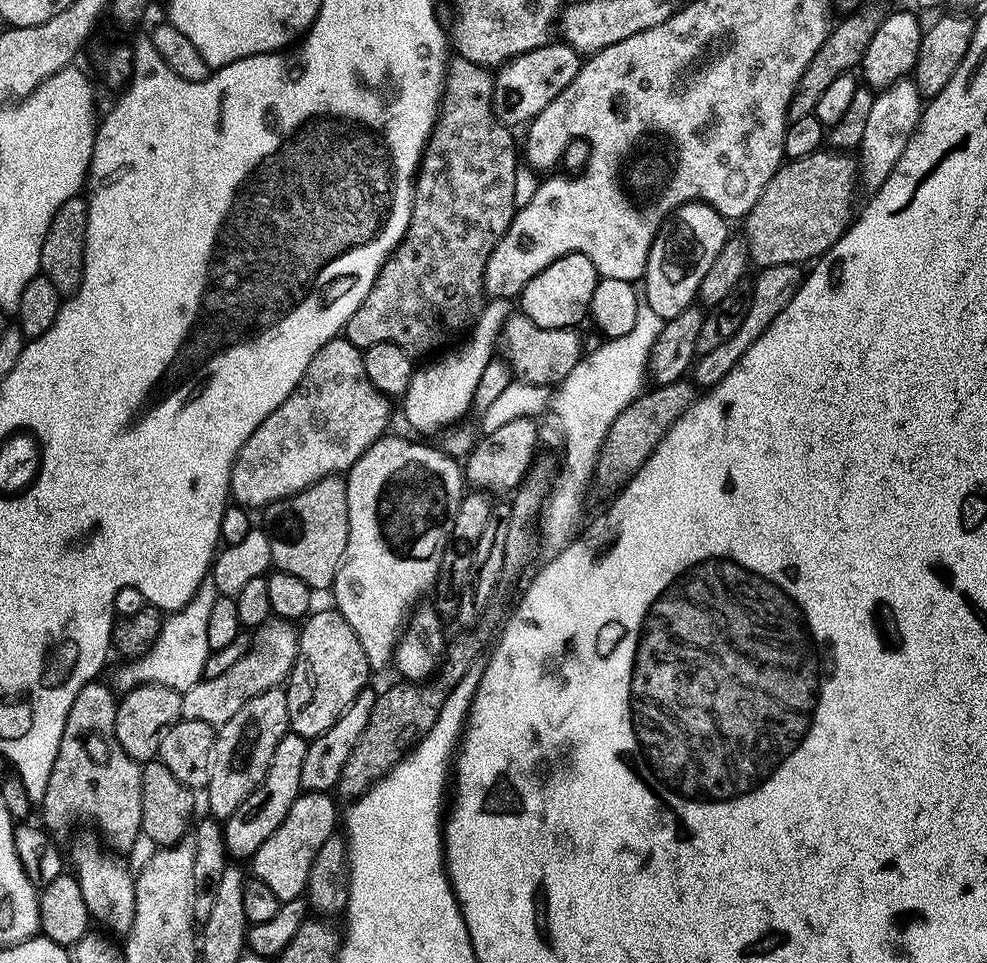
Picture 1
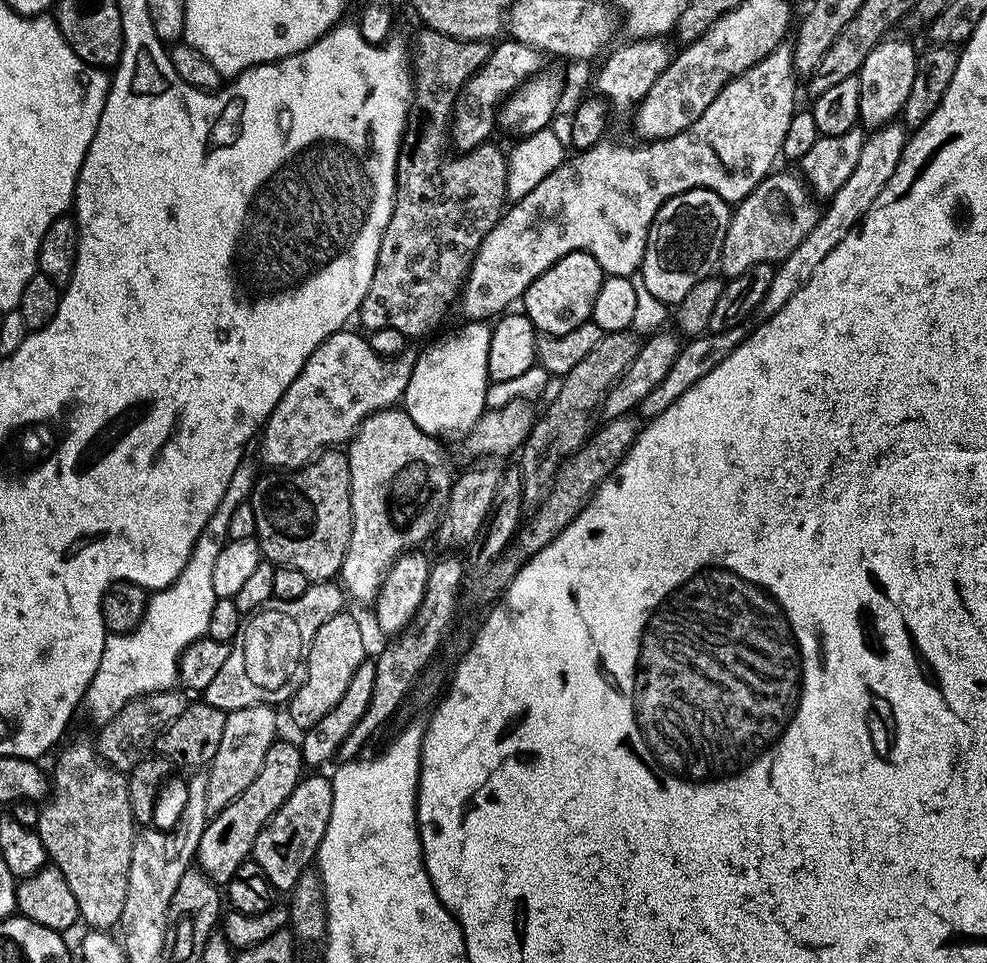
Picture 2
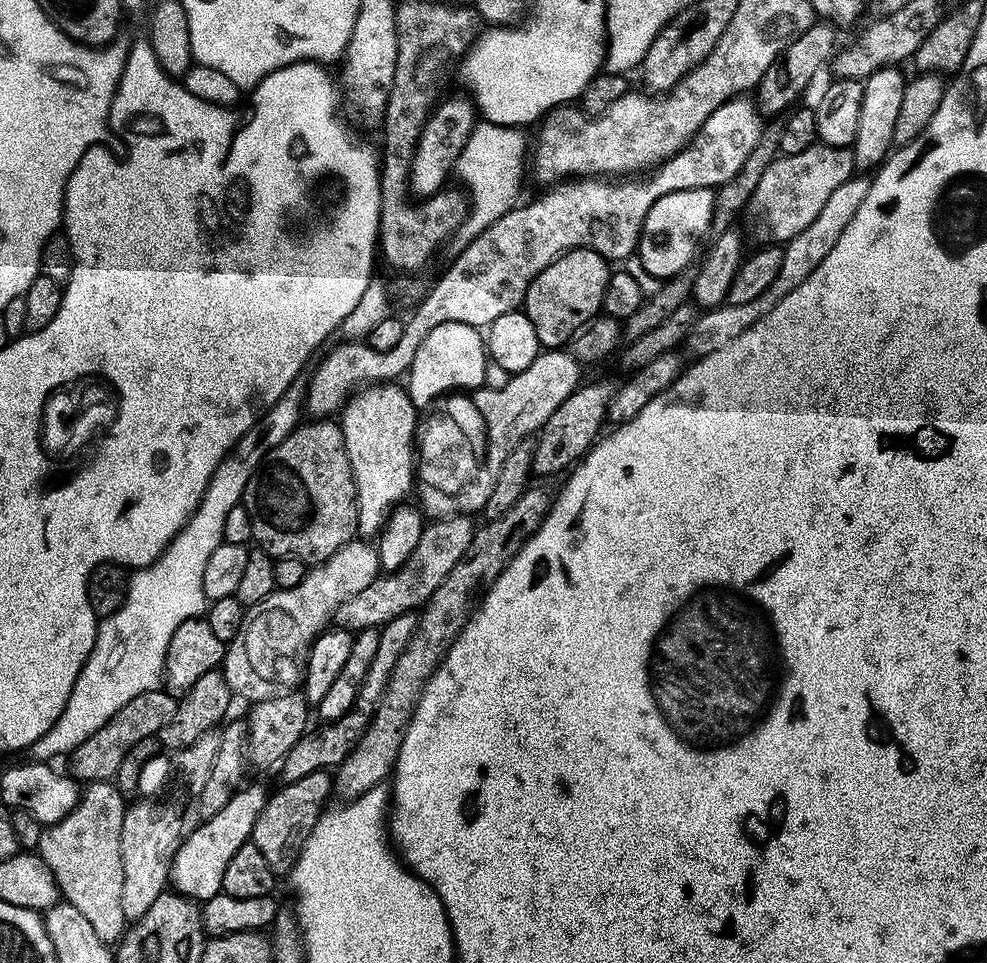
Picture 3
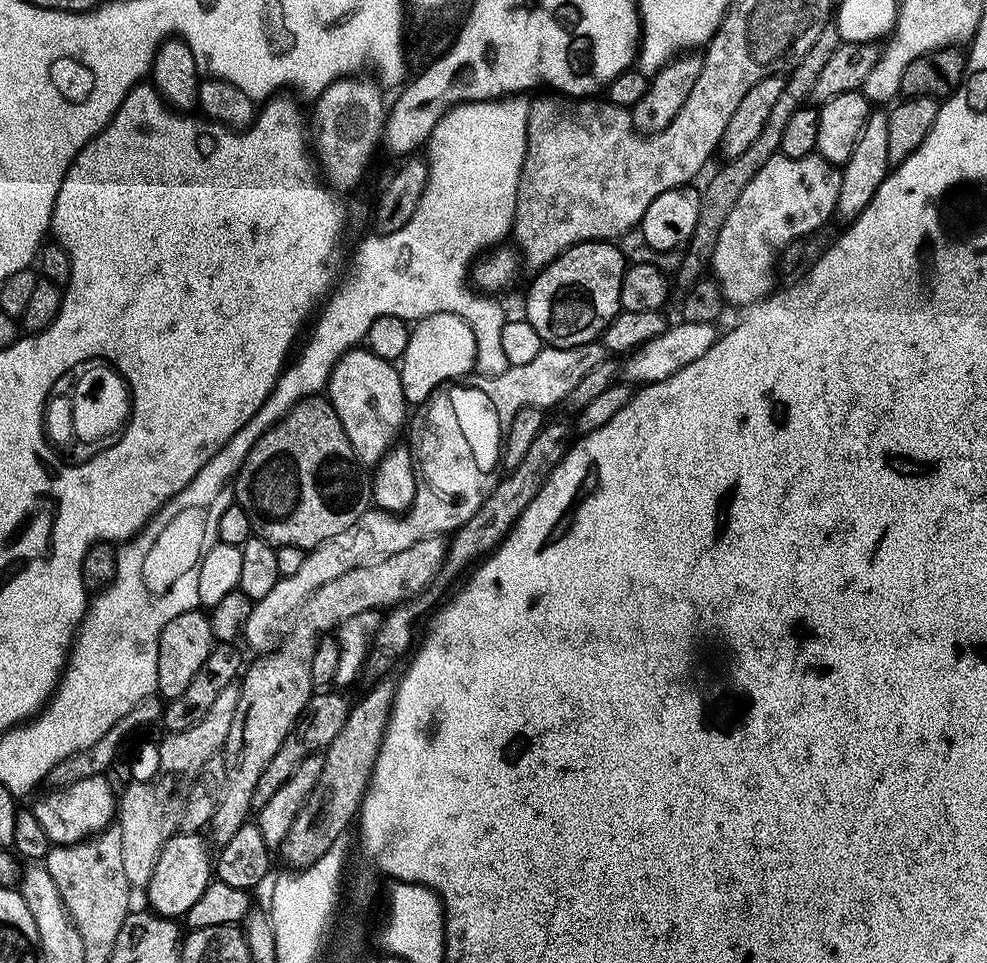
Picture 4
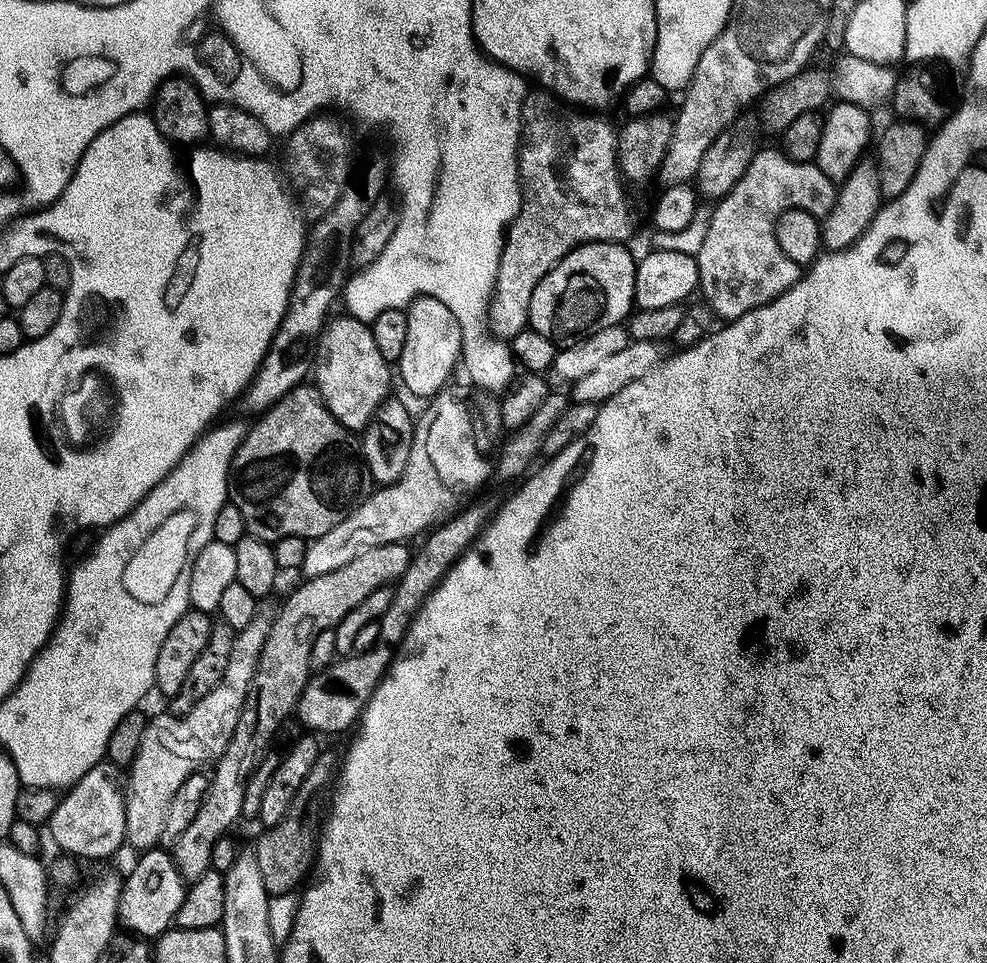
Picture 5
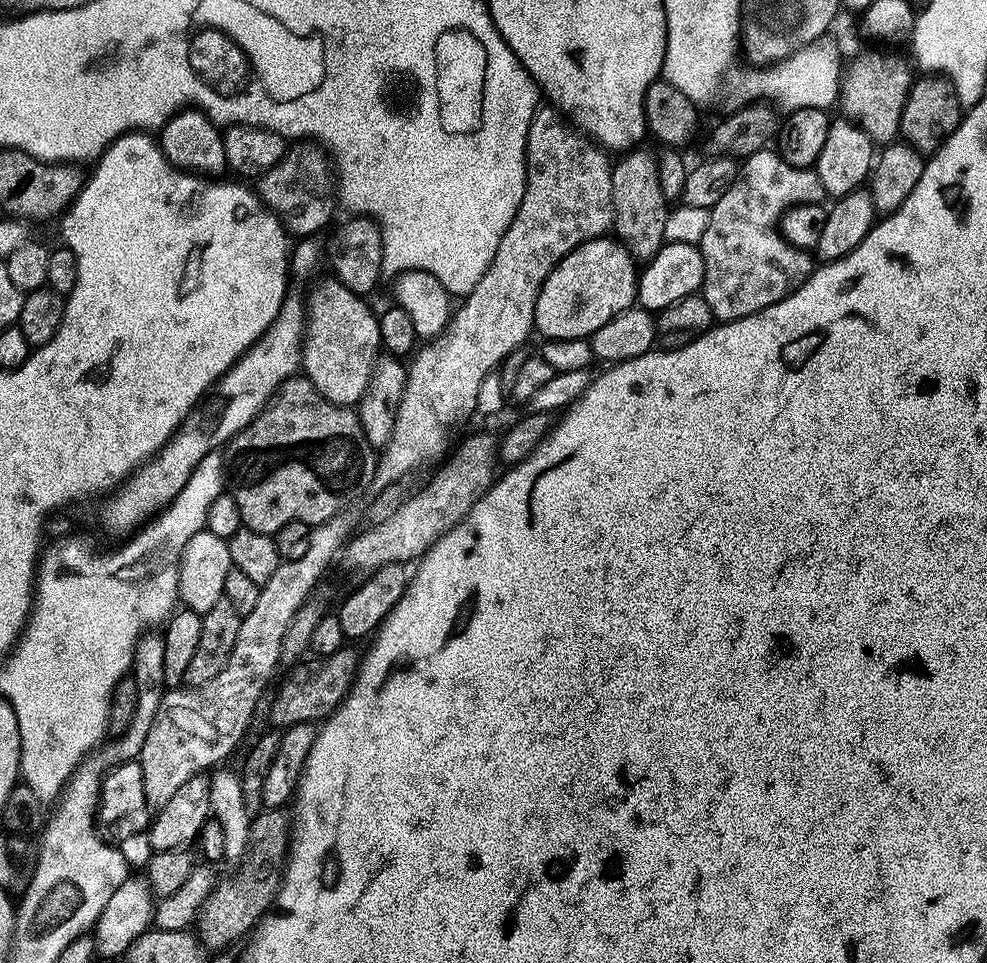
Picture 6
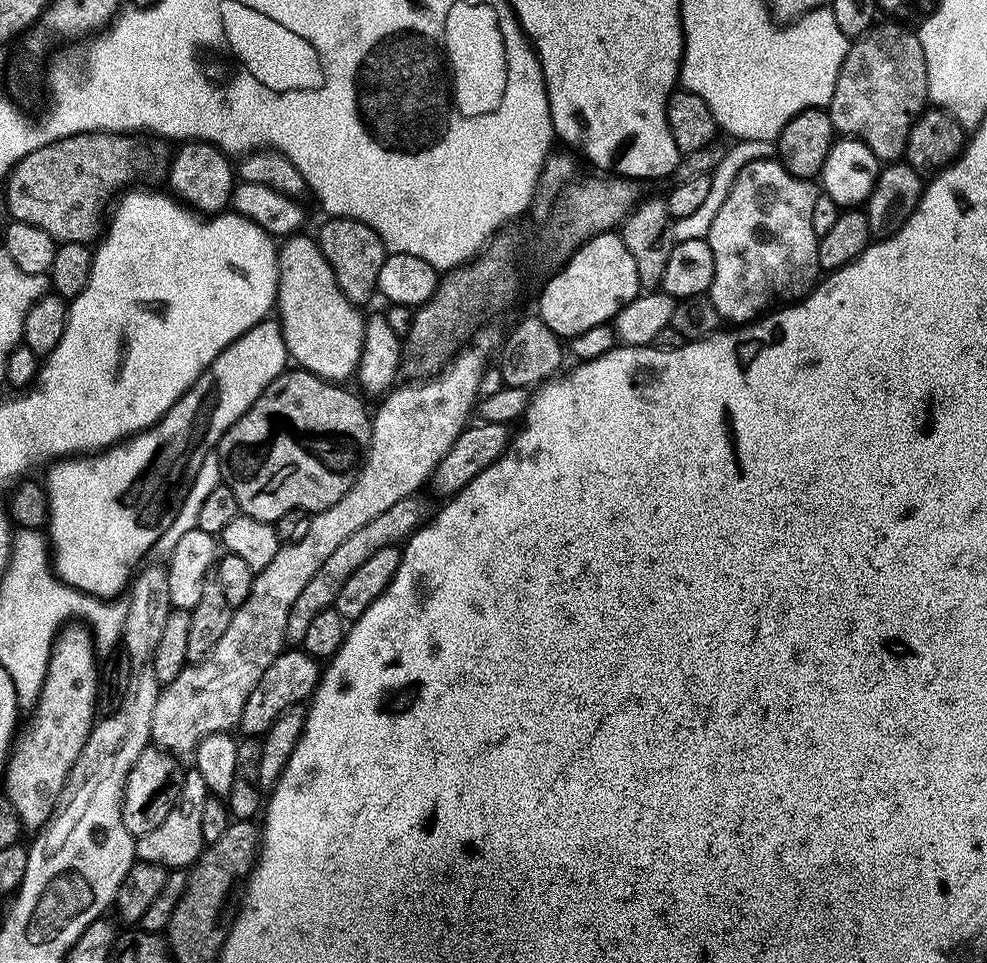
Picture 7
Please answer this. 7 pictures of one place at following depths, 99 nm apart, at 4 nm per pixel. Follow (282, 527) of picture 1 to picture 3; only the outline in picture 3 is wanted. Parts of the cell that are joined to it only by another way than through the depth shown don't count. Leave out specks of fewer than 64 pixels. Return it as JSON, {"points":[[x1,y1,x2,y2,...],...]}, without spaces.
{"points":[[312,418,307,422,309,424,301,423,262,458,258,470,254,470,250,482,246,482,242,503,250,514,252,540,260,543,257,544,259,551,273,558,293,556,315,566,329,560,357,535,356,483,339,423,332,418]]}

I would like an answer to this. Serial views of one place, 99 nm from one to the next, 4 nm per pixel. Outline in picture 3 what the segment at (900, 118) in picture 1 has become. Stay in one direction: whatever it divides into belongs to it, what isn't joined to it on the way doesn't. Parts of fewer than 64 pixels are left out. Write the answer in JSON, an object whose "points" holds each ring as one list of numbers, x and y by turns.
{"points":[[856,174,852,179,842,182,842,186,834,190,834,194,830,194,830,199,822,206,818,218,814,218,814,222,810,222,810,226,802,230,802,234,794,234,794,238,783,245,782,270,778,270,778,274,774,274,774,278,763,285,765,288,753,300,744,300,741,304,725,302,719,308,701,311,686,339,686,348,688,346,693,352,693,357,699,358,714,354,714,350,722,350,722,346,726,346,726,342,734,342,734,338,738,338,742,330,750,330,750,326,754,326,758,318,766,318,766,314,770,314,770,310,774,310,774,306,778,306,778,302,782,302,782,298,786,298,790,290,798,290,798,286,802,286,802,282,806,282,806,278,810,278,810,274,818,270,818,262,822,262,822,258,830,254,842,230,846,230,850,218,854,218,854,213,858,211,858,206,862,206,869,183,867,175]]}

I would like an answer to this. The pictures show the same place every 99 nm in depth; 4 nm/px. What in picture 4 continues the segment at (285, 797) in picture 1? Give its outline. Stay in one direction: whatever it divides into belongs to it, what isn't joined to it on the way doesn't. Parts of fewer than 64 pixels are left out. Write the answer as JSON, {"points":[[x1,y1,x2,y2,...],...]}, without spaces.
{"points":[[177,834,169,838,166,846,162,846,162,854,158,854,158,862,154,862,146,889,147,907,157,916,187,917,190,906,198,902,202,890,206,890,206,886,214,879,214,860,210,852,208,856,209,845,206,840,204,845,202,837,200,834]]}

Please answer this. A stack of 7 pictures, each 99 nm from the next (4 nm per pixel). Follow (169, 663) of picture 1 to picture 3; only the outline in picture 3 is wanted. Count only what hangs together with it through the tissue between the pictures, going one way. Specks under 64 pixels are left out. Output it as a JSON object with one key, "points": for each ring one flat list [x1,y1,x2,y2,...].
{"points":[[299,383,291,384,284,391,282,398,278,398,278,402,274,402,257,419,256,425,233,446,214,470,196,513,168,543,168,549,152,564,135,569,128,576,128,592,120,608,112,616,105,616,99,621,94,650,90,650,88,660,78,674,78,682,74,682,66,710,62,710,58,722,54,722,54,726,31,746,31,755,36,755,33,757,37,761,52,762,55,756,67,757,75,748,82,746,82,742,86,742,94,730,102,730,102,726,106,726,106,722,110,722,110,718,114,718,114,714,122,710,130,698,138,698,138,694,161,687,166,646,170,646,174,630,178,630,182,622,205,615,202,574,206,571,210,554,214,554,214,550,224,543,226,517,234,506,242,503,246,482,250,482,250,474,258,470,262,458,266,458,266,454,274,450,278,442,282,442,298,427,304,398,305,393]]}

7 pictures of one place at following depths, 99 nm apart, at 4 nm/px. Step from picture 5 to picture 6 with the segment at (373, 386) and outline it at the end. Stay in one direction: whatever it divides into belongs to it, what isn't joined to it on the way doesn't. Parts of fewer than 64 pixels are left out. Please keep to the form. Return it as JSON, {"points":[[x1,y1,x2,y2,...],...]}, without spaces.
{"points":[[327,278,306,296,308,319,304,326,304,363,303,375,331,404,345,406,359,405,362,394,376,368,376,362,382,352,380,342,379,319,368,309,368,300,355,296,346,286,342,286,335,278]]}

